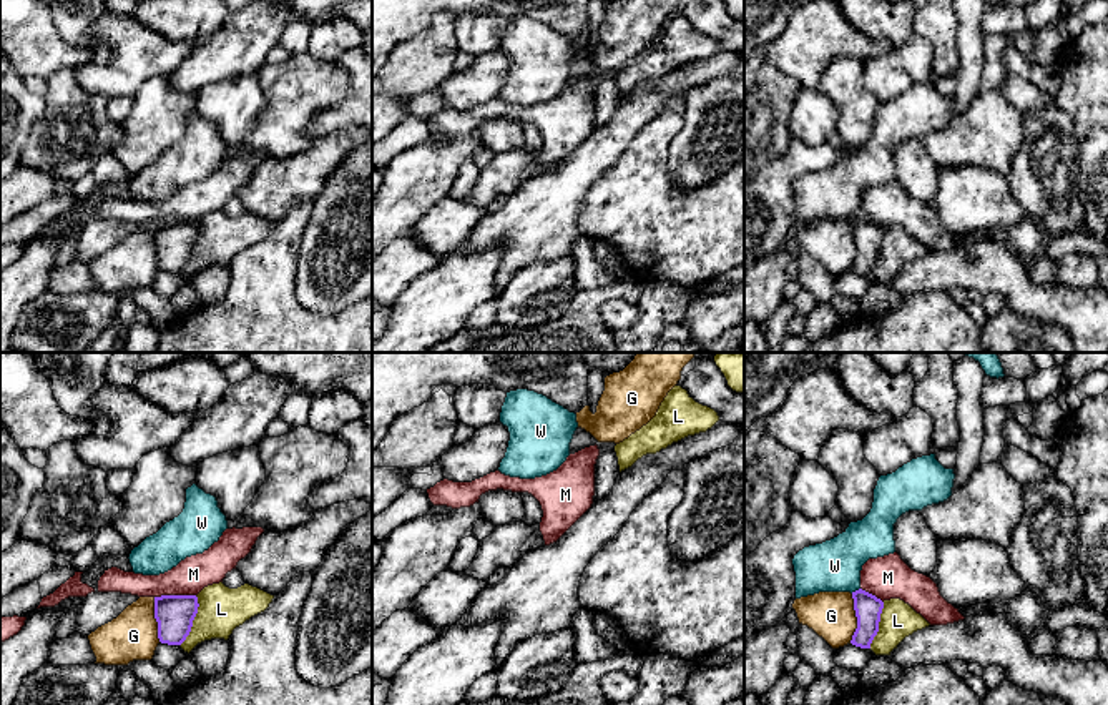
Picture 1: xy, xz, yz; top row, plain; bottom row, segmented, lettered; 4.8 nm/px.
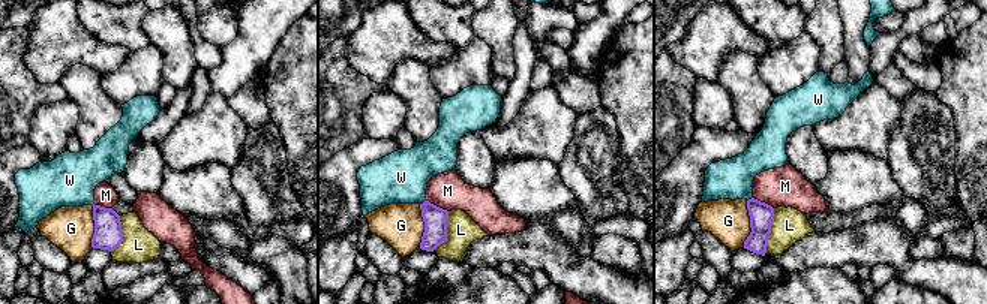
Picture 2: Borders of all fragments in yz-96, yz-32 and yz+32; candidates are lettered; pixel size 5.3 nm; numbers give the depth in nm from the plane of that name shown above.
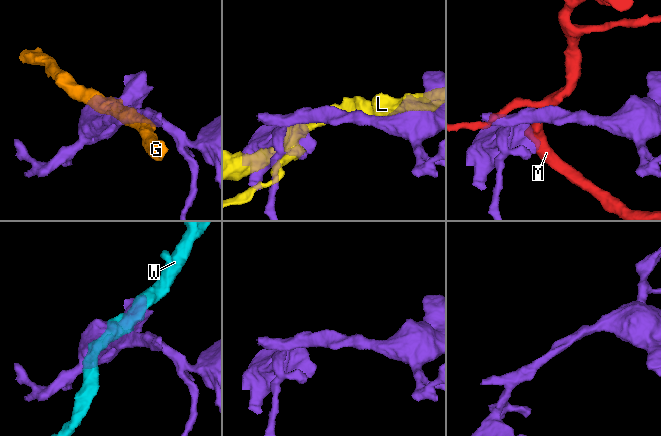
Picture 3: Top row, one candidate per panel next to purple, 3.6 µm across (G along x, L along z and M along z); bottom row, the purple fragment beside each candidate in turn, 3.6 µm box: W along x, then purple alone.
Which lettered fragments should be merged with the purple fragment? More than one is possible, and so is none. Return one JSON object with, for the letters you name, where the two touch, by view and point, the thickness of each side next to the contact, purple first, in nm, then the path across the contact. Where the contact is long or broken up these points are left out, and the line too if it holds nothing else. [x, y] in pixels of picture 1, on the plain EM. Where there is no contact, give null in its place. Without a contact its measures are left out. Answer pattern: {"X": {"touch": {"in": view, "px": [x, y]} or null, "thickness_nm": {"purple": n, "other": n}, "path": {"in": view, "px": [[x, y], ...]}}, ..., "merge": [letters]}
{"merge": []}

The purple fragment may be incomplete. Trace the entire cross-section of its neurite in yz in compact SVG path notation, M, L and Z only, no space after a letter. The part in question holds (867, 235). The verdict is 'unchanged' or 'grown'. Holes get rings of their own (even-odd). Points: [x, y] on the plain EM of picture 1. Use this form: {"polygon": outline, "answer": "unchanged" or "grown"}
{"polygon": "M862 216L852 219L852 226L857 244L857 256L851 271L860 276L870 276L870 271L879 259L884 229Z", "answer": "unchanged"}

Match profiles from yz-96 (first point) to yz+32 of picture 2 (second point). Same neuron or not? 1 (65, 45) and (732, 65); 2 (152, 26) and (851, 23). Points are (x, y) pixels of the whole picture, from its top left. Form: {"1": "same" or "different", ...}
{"1": "different", "2": "different"}

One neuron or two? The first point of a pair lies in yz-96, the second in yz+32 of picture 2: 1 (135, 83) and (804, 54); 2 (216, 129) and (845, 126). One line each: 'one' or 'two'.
1: one
2: one

